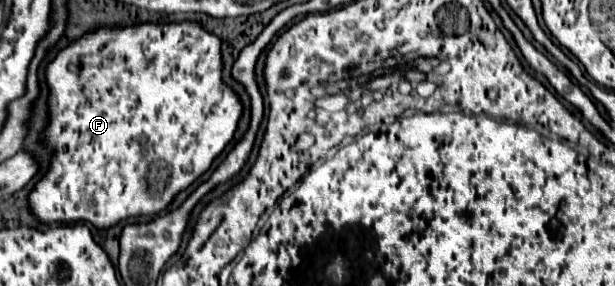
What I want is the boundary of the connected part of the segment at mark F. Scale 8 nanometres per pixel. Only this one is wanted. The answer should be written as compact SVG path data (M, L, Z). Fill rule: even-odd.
M182 22L182 24L142 24L142 26L132 26L132 28L98 28L92 34L86 34L84 38L72 42L66 50L58 52L58 56L48 64L46 68L46 80L50 86L50 126L46 128L46 144L50 144L56 152L52 158L52 166L48 170L48 174L34 186L34 190L30 192L30 208L32 212L42 220L42 222L78 222L78 220L86 220L92 222L96 228L110 228L120 220L132 218L132 216L146 216L146 214L156 214L160 210L164 210L172 198L188 188L198 176L202 176L212 160L228 146L228 142L234 136L234 130L238 126L240 114L242 114L242 104L238 100L238 96L222 84L222 56L220 56L220 40L208 32L204 32L198 24L194 22ZM154 162L166 162L170 172L168 172L168 180L162 192L154 194L150 190L150 182L148 182L148 174L150 174L150 166Z

